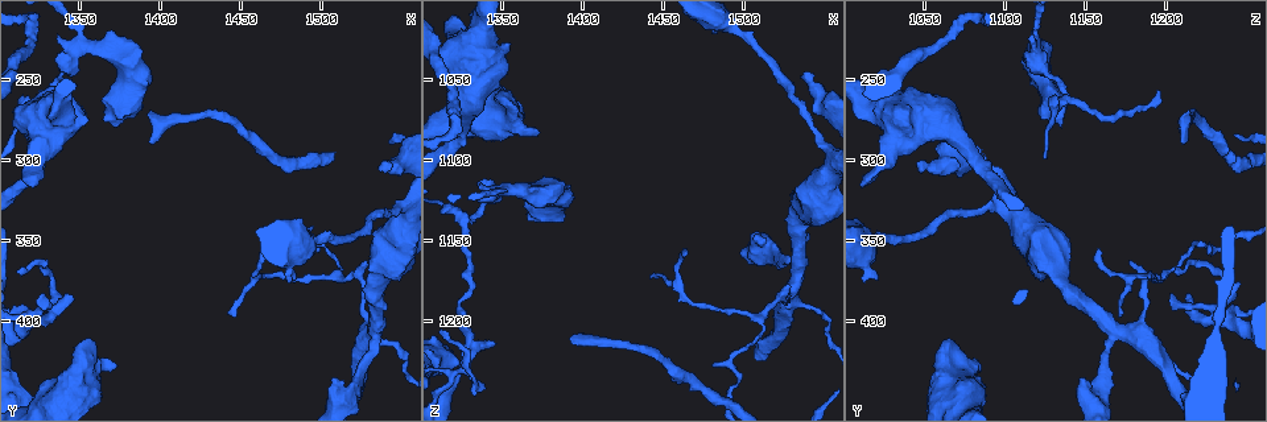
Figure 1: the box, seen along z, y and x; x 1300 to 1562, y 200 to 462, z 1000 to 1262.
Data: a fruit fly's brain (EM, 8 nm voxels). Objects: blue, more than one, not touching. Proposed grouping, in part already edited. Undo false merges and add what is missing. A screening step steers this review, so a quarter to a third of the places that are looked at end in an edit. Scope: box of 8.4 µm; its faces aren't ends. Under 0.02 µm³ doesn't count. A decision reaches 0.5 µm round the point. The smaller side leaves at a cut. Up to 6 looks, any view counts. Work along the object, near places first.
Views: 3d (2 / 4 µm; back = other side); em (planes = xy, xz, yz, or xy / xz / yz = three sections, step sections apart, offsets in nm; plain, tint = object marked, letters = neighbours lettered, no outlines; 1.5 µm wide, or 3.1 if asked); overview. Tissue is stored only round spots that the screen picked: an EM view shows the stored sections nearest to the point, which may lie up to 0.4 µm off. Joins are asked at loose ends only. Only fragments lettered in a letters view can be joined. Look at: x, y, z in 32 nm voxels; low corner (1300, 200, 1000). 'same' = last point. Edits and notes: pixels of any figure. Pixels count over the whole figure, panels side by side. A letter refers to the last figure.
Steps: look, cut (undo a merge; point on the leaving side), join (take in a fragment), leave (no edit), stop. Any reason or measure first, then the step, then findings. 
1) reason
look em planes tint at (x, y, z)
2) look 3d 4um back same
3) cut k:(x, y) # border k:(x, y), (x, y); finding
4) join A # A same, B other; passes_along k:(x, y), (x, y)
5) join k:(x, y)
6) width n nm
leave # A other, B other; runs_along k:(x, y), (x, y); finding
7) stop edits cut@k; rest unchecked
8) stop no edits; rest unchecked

free end
look 3d 4um at (1394, 290, 1208)

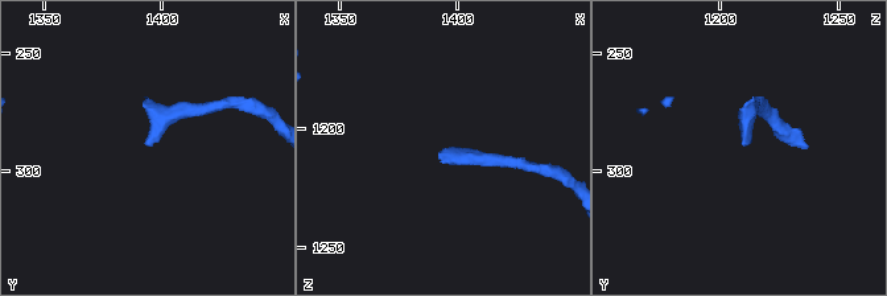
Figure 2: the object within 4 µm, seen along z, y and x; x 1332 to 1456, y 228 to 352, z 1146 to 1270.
look em xz step 8 tint at (1394, 290, 1209)

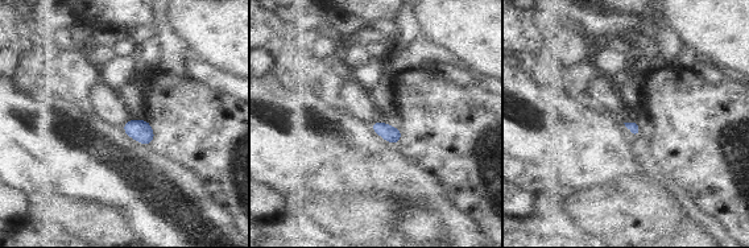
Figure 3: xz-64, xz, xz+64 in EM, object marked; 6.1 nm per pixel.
look em yz step 4 letters same

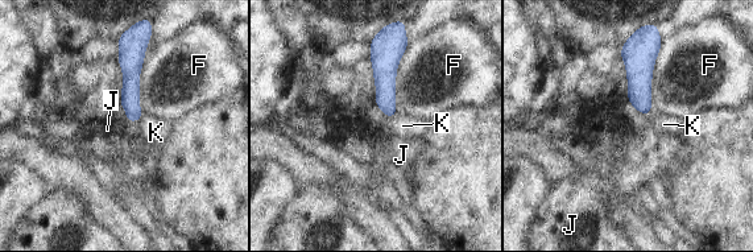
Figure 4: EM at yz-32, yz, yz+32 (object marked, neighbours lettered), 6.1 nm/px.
leave # F other, J other, K other; runs_along 4:(123, 46), (131, 56), (133, 118); none of them fits

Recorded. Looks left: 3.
branch stops here
look em planes letters at (1538, 302, 1044)

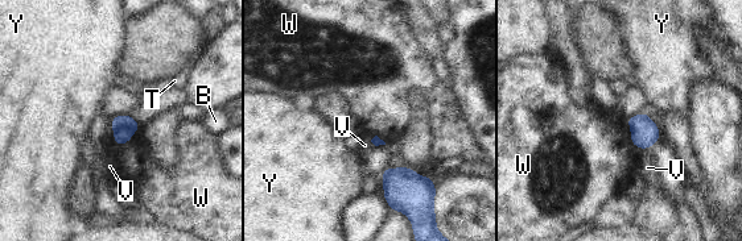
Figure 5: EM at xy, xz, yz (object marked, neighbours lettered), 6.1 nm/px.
longest_contact Y 190 nm
leave # B other, T other, V other, W other, Y other; no lettered fragment goes on from it

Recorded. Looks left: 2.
arms part here
look 3d 4um at (1512, 374, 1196)

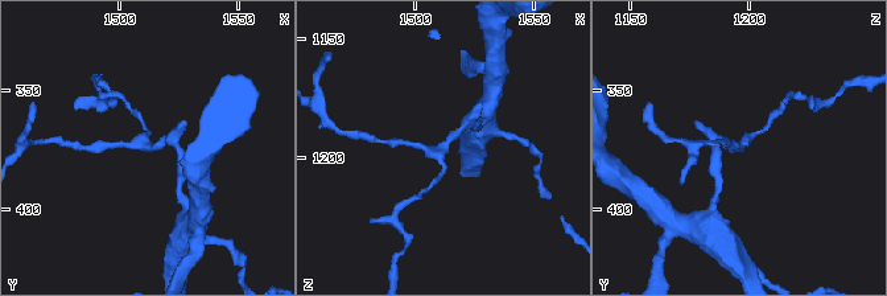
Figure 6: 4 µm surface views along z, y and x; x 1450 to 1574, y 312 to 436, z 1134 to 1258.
arms 3
look em planes letters at (1512, 373, 1195)

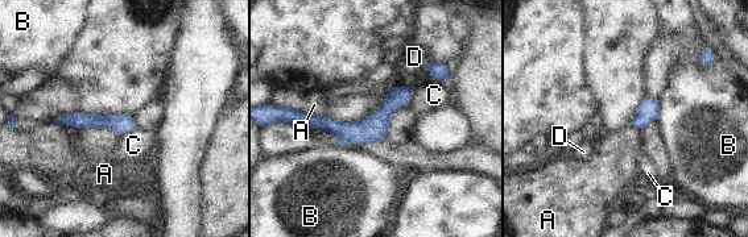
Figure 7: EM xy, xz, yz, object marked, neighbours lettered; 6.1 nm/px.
width 120 nm
leave # A other, B other, C other, D other; border 7:(285, 107), (331, 119); one neuron here

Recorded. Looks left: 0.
stop no edits; rest unchecked

